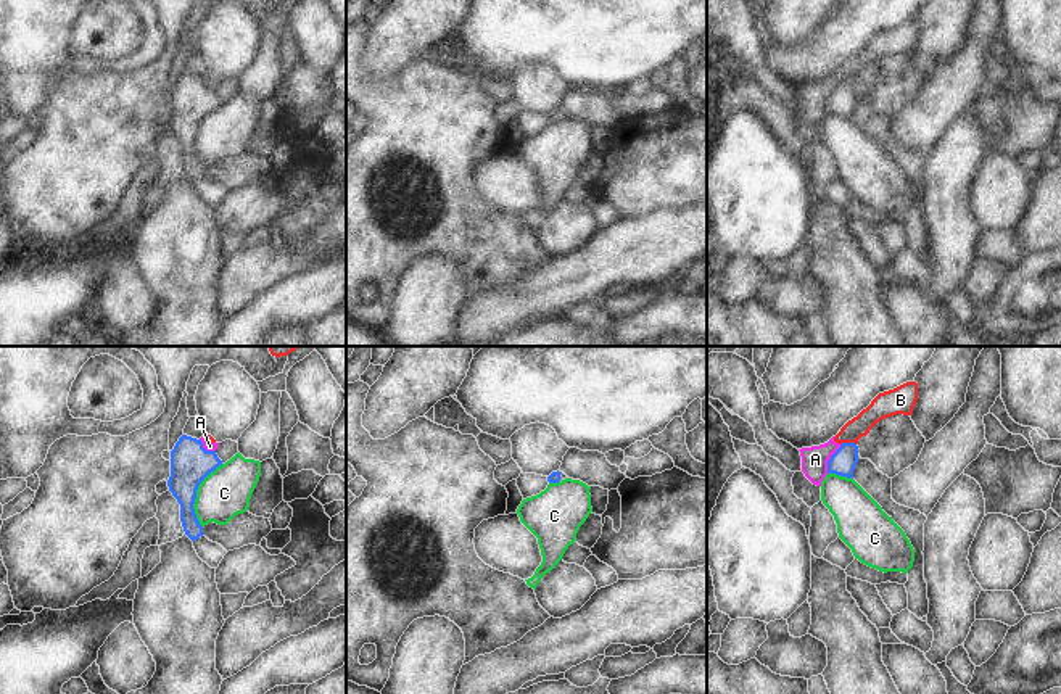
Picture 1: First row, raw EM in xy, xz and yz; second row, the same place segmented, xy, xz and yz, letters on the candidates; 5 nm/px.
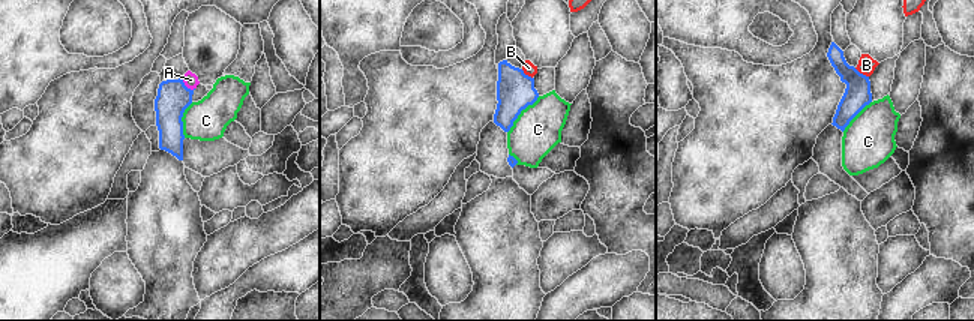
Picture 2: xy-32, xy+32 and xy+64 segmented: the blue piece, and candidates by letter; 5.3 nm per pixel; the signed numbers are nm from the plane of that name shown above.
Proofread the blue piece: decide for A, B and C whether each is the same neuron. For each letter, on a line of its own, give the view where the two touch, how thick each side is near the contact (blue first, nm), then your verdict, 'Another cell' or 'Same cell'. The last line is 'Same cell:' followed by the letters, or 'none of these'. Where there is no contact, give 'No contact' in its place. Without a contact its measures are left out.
A: Touches blue in yz. Thickness 130 nm (blue) against 130 nm. Another cell
B: Touches blue in yz. Thickness 130 nm (blue) against 110 nm. Another cell
C: Touches blue in xy. Thickness 200 nm (blue) against 240 nm. Another cell
Same cell: none of these

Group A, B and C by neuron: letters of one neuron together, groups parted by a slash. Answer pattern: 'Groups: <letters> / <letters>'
Groups: A B / C

